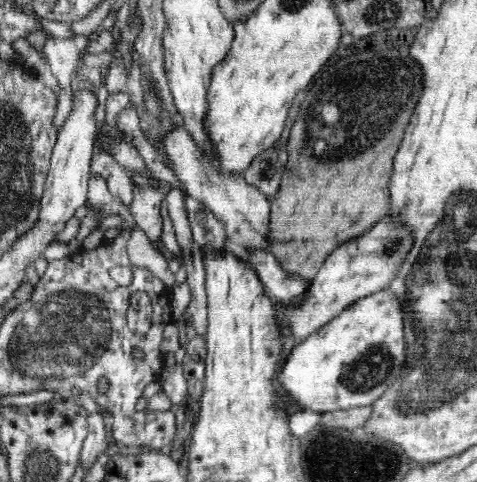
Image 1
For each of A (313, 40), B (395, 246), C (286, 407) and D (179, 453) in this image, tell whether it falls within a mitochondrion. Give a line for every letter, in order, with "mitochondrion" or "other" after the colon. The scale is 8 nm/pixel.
A: other
B: mitochondrion
C: other
D: other

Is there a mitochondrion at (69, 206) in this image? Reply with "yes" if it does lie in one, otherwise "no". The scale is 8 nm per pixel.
no

